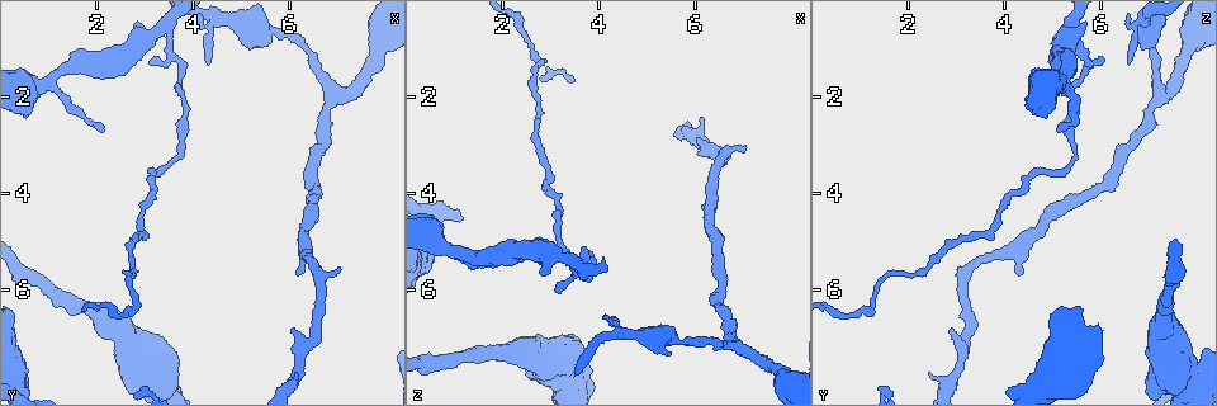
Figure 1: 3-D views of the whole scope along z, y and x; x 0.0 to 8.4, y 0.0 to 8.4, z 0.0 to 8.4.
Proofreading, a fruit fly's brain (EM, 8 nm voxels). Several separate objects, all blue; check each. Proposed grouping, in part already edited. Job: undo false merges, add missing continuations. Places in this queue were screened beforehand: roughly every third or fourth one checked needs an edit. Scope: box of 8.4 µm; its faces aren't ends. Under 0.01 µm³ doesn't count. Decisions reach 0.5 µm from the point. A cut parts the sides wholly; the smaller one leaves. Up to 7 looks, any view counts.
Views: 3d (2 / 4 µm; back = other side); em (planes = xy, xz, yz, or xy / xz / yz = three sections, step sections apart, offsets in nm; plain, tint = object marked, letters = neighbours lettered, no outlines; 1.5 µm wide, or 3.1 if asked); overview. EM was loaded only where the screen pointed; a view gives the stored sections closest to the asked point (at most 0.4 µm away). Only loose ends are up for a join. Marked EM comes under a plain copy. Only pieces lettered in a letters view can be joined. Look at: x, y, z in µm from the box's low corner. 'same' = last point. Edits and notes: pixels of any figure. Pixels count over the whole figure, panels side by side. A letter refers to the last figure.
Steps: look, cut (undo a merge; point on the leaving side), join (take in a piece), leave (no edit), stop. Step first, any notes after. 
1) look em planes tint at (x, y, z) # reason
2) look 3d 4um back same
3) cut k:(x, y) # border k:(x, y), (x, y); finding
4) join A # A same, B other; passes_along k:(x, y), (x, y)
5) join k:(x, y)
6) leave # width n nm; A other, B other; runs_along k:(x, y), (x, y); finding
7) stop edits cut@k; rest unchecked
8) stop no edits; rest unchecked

look em planes letters at (3.05, 1.35, 6.00) # tapers out

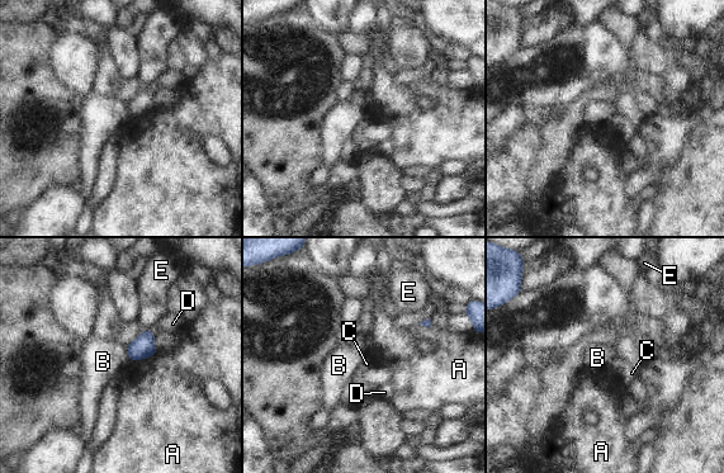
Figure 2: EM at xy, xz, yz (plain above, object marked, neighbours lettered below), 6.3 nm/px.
leave # longest_contact A 170 nm; A other, B other, C other, D other, E other; border 2:(126, 346), (132, 360); none of them fits

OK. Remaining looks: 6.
look 3d 4um at (3.55, 3.30, 5.45)

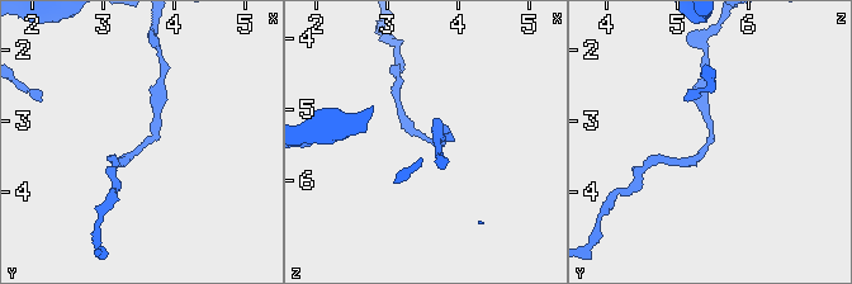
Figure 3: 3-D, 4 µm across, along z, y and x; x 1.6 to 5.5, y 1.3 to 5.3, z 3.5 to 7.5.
look em xz step 8 tint at (3.60, 3.35, 5.45)

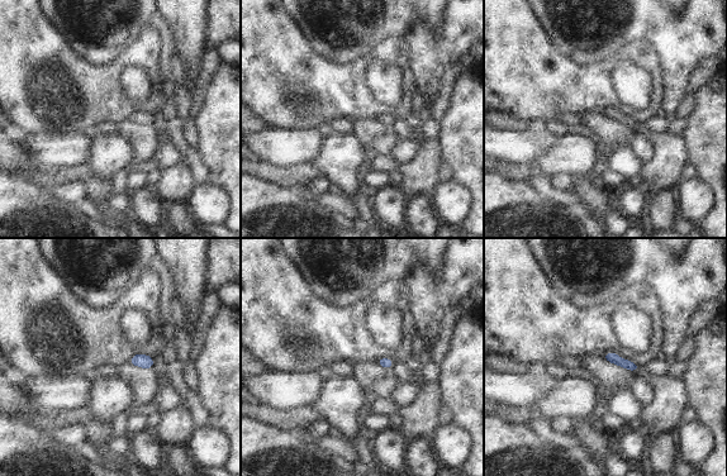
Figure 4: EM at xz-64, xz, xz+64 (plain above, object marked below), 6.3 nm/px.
look em planes letters same # another direction

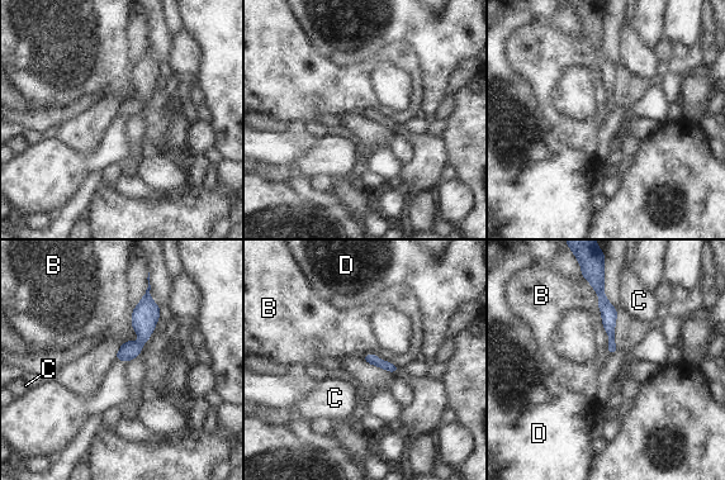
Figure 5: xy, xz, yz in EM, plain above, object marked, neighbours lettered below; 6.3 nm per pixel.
leave # longest_contact B 300 nm; B other, C other, D other; runs_along 5:(147, 295), (143, 341), (119, 356); one cell here

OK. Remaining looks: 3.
look 3d 2um at (5.65, 0.65, 7.05) # thick turns thin

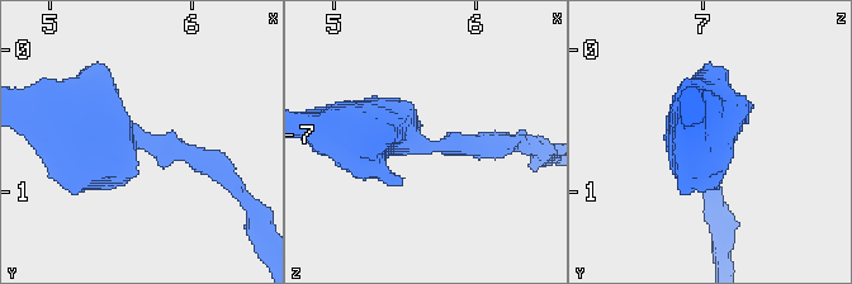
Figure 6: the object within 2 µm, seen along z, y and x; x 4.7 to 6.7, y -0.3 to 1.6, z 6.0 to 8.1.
look em planes letters at (5.62, 0.64, 7.10) # now the EM

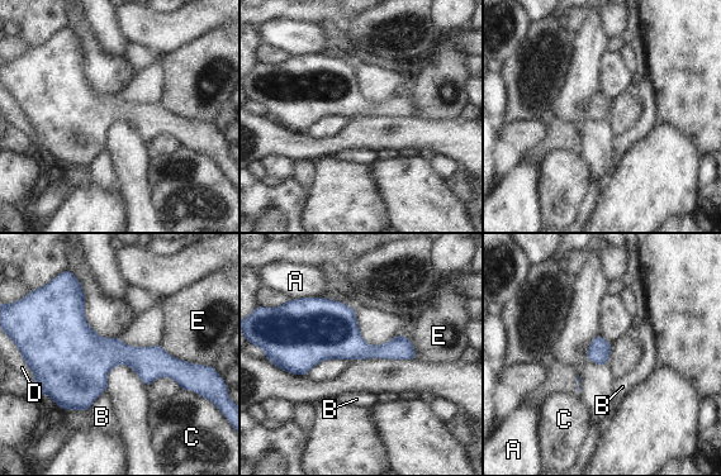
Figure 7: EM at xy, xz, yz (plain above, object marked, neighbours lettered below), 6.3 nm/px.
leave # width 140 nm; A other, B other, C other, D other, E other; border 7:(105, 390), (88, 409); one cell here

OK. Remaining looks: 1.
stop no edits; rest unchecked

